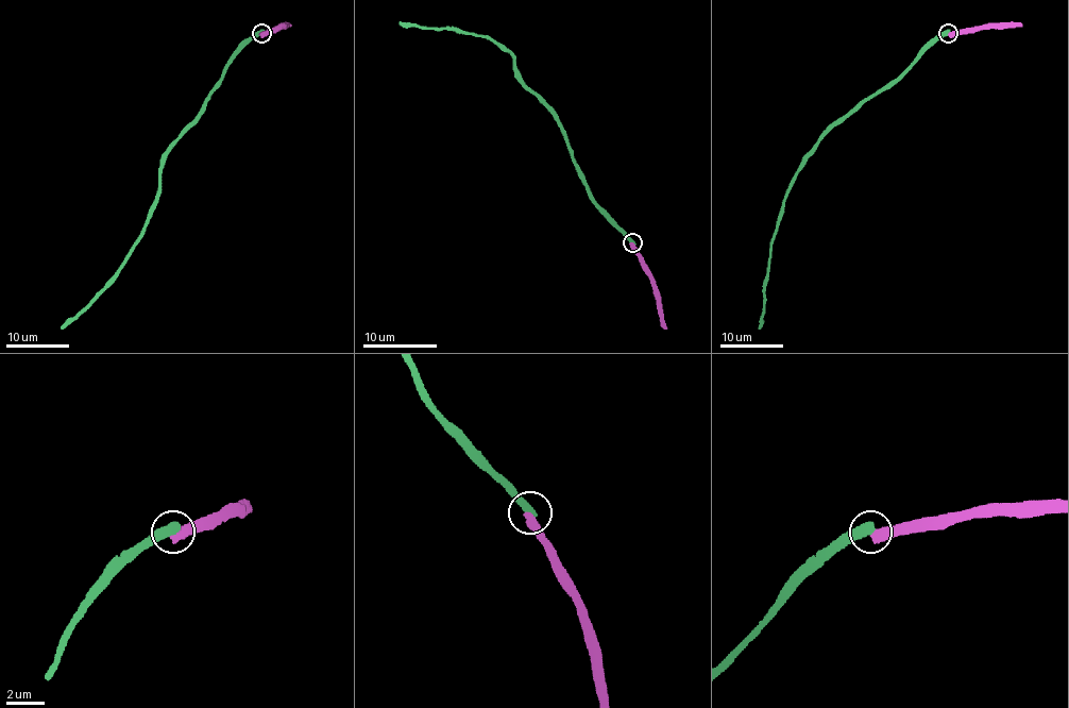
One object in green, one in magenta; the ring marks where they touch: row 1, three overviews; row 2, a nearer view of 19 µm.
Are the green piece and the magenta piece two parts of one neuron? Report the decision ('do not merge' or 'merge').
do not merge

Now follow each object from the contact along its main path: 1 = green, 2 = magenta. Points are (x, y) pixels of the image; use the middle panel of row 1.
1: (632, 243), (596, 203), (581, 181), (581, 171), (559, 119), (519, 77), (514, 58), (494, 39), (400, 21)
2: (632, 243), (654, 288), (661, 321), (666, 329)

